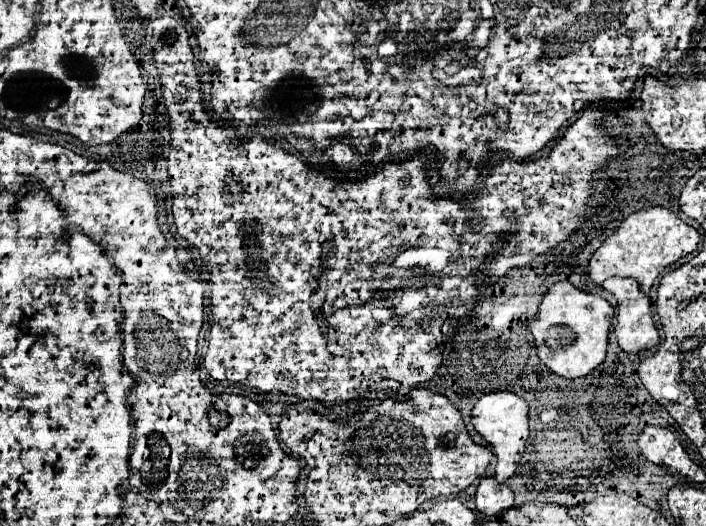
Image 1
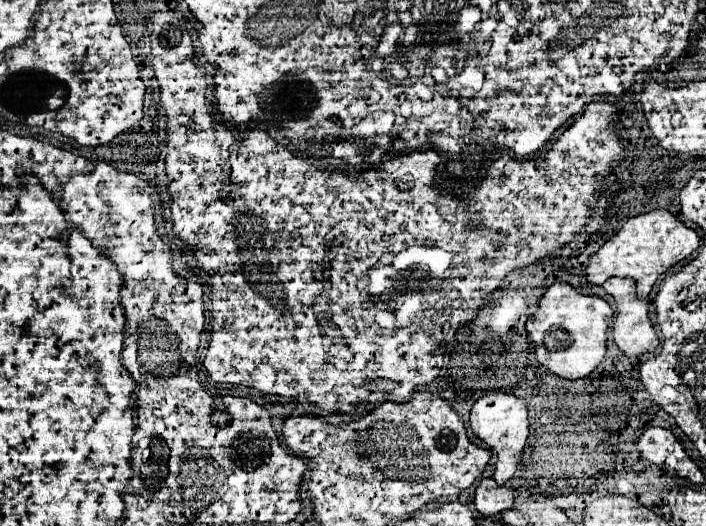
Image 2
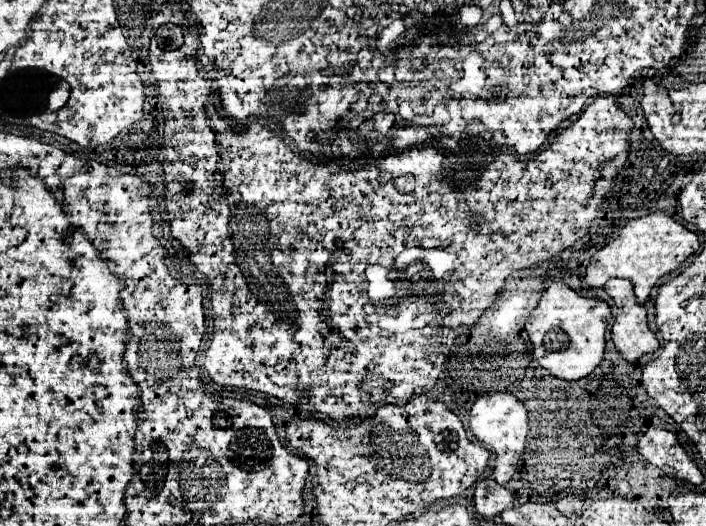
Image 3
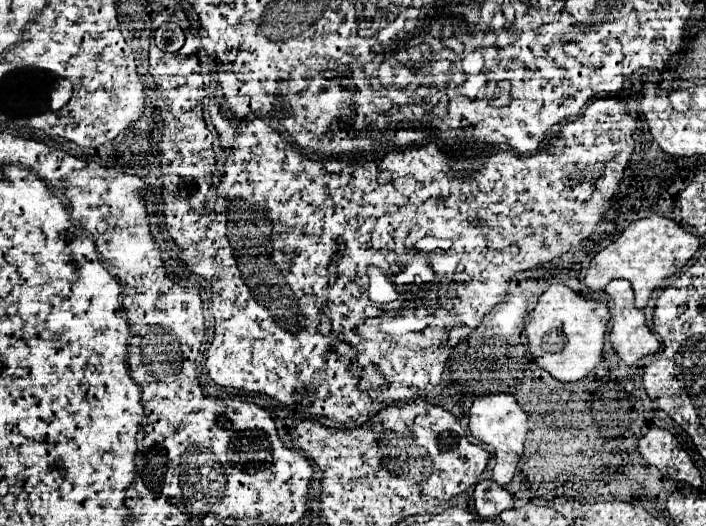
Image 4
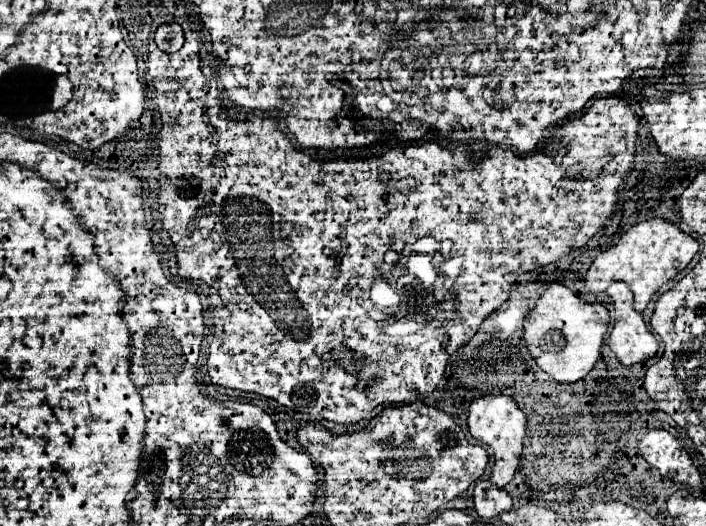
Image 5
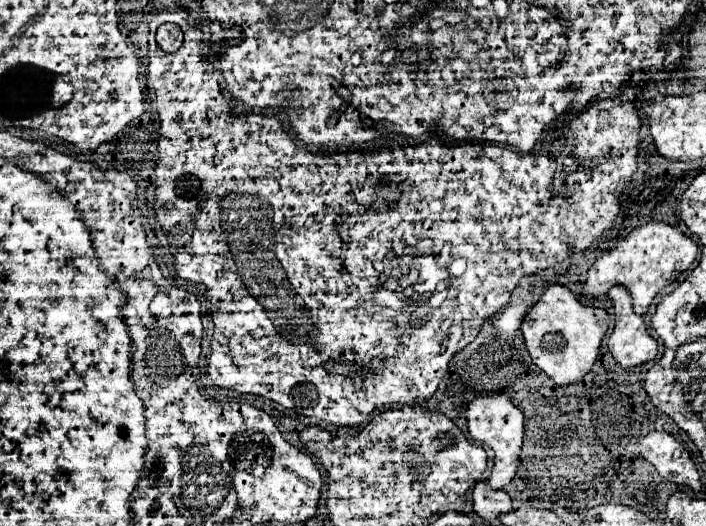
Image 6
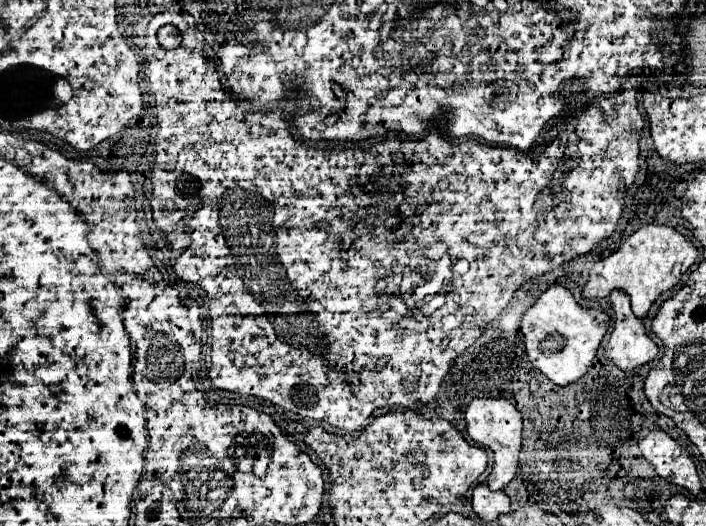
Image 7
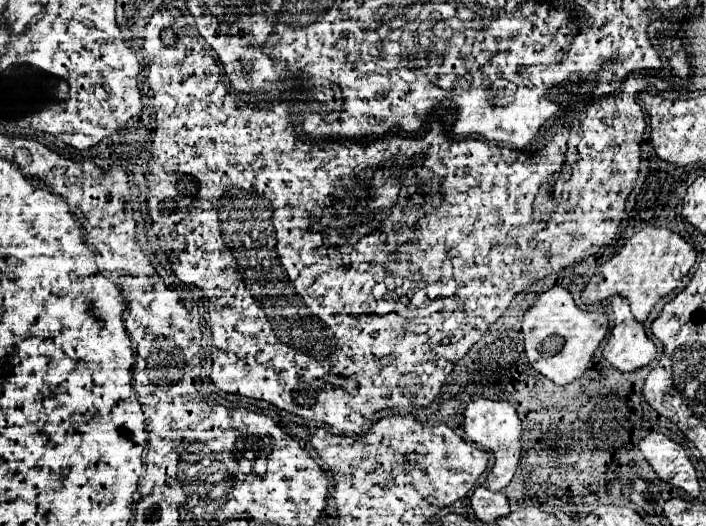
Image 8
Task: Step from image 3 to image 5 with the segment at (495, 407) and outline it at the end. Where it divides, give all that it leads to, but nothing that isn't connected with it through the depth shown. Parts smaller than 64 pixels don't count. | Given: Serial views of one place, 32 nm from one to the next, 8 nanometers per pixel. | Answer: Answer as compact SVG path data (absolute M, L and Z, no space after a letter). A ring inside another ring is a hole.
M482 396L478 400L474 400L468 408L468 430L470 436L486 446L490 446L494 450L494 468L492 468L492 476L490 482L496 488L504 488L512 478L514 472L518 468L520 462L520 454L522 454L522 440L526 434L526 416L524 412L516 406L514 398L510 396Z

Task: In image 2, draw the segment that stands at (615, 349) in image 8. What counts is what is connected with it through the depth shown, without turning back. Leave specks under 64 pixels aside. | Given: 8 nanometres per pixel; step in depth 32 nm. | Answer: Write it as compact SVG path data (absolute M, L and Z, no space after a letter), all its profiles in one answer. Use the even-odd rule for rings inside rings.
M610 278L604 282L602 288L616 302L616 322L614 322L612 334L614 334L616 346L624 352L624 356L630 360L636 360L644 352L654 352L658 346L658 336L648 318L648 300L642 300L636 296L636 284L628 278Z

